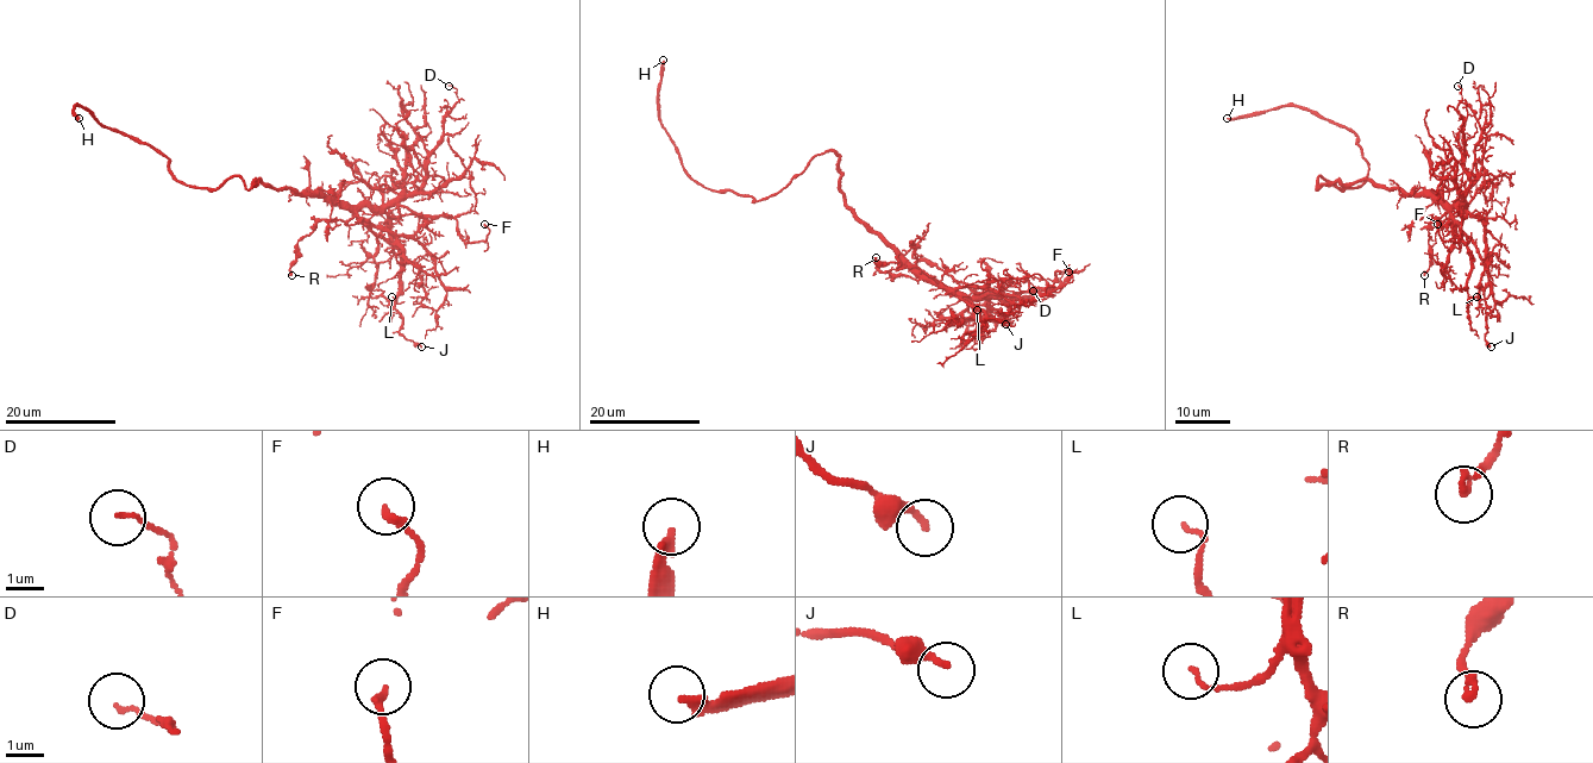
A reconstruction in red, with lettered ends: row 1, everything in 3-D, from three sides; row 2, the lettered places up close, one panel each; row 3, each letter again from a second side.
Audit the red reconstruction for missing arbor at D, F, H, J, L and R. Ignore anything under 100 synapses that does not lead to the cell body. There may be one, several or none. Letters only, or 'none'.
H

